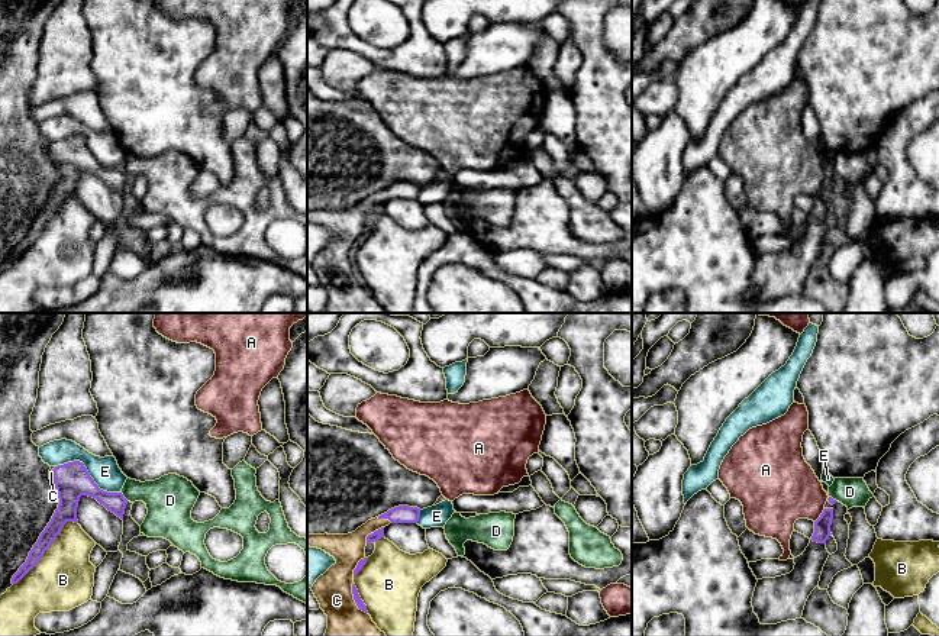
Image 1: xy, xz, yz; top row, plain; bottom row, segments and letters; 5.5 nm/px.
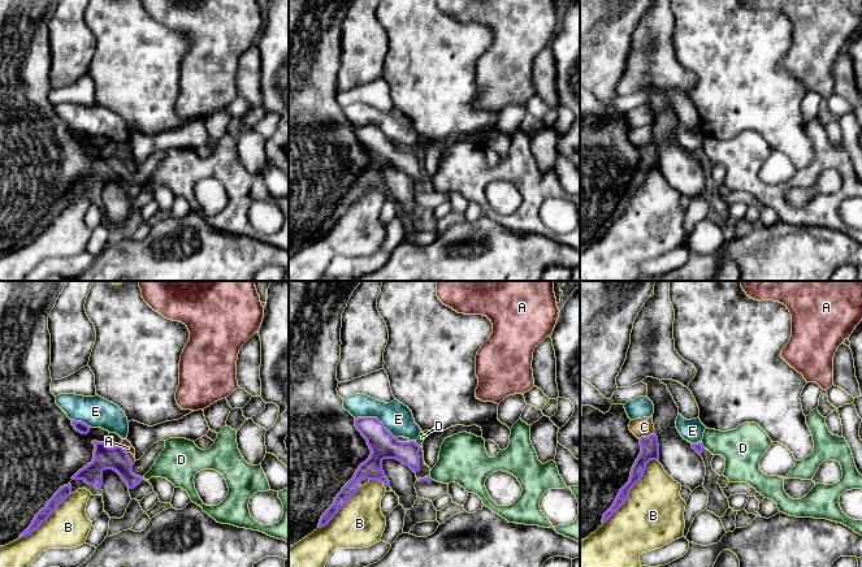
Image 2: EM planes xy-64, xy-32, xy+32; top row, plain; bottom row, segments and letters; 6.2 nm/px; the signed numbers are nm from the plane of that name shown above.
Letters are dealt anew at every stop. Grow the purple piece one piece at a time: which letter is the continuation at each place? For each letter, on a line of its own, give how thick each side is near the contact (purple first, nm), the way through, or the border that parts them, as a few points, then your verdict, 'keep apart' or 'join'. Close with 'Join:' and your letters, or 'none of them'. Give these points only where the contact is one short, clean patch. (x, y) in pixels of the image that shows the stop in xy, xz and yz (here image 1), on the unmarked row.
A: 100/360 nm | along yz (825, 184), (815, 197) | keep apart
B: 110/340 nm | keep apart
C: 50/280 nm | join
D: 140/240 nm | along xy (120, 167), (128, 176) | keep apart
E: 200/160 nm | keep apart
Join: C

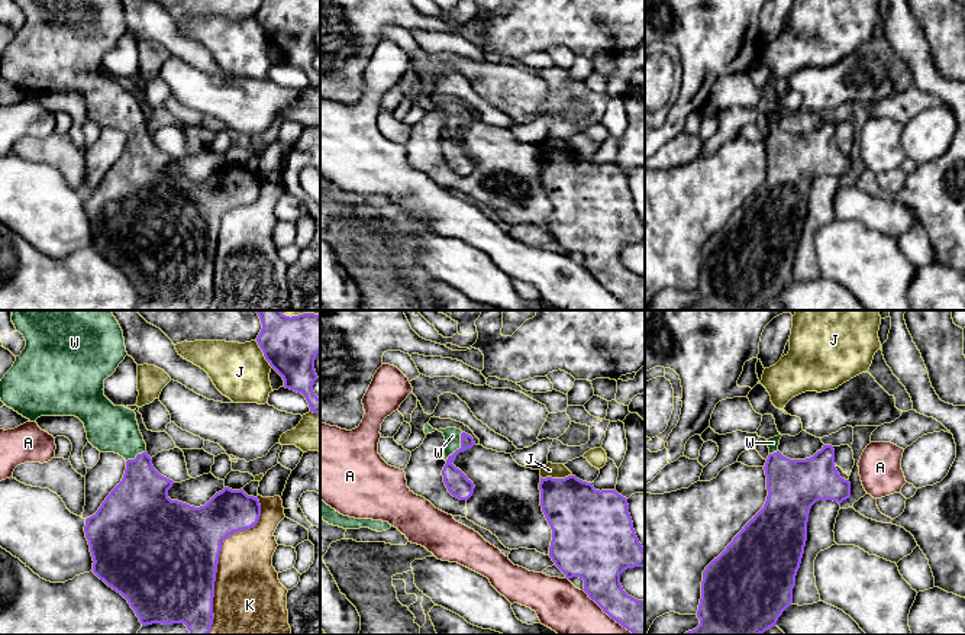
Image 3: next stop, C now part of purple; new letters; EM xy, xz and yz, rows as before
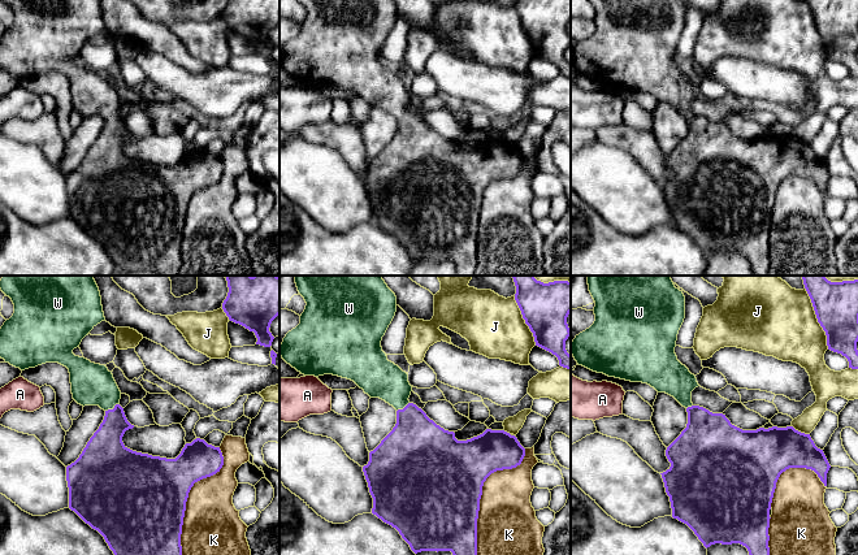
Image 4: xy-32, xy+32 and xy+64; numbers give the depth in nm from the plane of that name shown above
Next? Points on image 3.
A: 220/320 nm | keep apart
J: 360/80 nm | keep apart
K: 500/360 nm | keep apart
W: 130/90 nm | across xz (457, 158), (449, 132), (461, 122), (452, 110) | join
Join: W

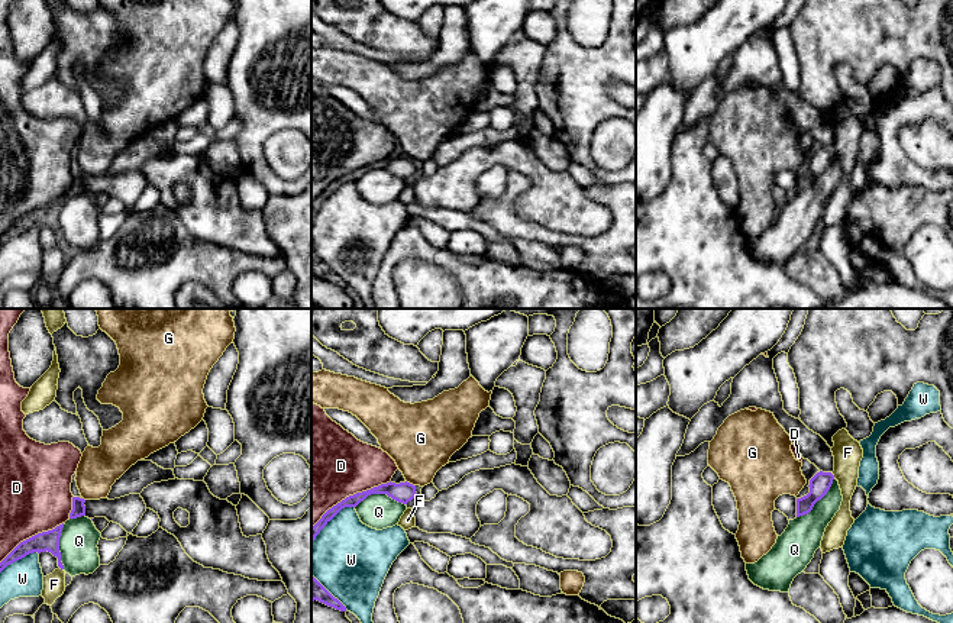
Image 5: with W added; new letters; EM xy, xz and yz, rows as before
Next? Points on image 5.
D: 90/480 nm | keep apart
F: 110/130 nm | keep apart
G: 110/380 nm | keep apart
Q: 110/190 nm | keep apart
W: 110/200 nm | keep apart
Join: none of them

